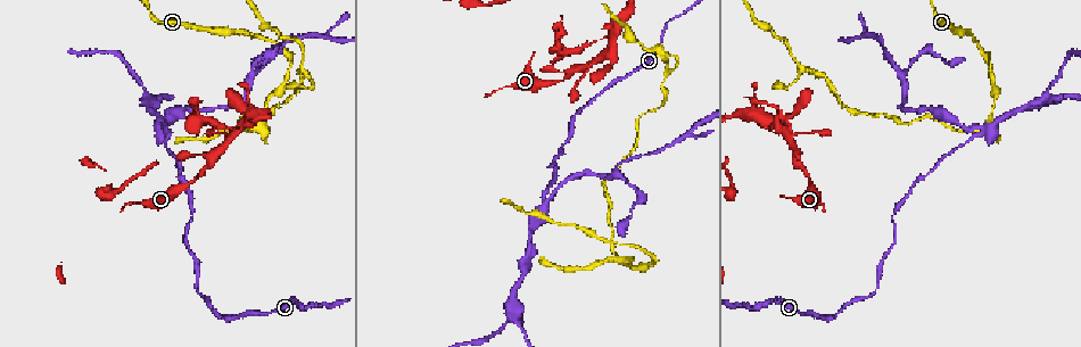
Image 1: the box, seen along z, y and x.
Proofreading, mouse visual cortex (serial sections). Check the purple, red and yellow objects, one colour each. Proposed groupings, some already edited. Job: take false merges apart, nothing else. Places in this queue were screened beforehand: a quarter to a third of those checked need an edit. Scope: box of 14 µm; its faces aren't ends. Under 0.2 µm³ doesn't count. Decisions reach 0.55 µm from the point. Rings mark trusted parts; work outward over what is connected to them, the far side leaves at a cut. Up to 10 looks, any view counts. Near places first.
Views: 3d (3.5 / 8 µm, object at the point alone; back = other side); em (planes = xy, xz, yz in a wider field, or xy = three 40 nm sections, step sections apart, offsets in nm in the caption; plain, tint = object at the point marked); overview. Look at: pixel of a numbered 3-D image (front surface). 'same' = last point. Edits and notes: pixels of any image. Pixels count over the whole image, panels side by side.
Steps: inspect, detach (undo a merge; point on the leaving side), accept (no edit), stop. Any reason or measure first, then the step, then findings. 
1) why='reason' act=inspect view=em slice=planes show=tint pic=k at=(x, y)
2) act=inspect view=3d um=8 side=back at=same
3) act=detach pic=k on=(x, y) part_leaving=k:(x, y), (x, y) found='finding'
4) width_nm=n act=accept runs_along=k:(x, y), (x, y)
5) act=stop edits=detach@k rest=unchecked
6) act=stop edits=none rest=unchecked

why='thick turns thin' act=inspect view=3d um=3.5 pic=1 at=(770, 128)

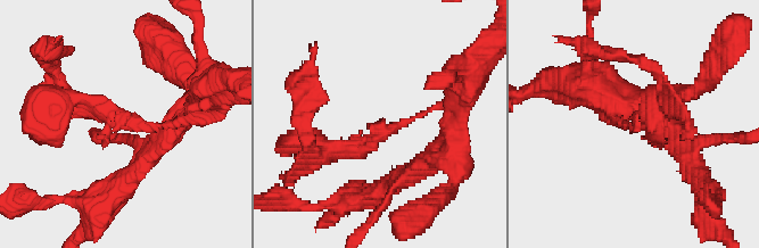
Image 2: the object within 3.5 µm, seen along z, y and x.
act=inspect view=em slice=xy step=1 show=tint pic=2 at=(137, 121)

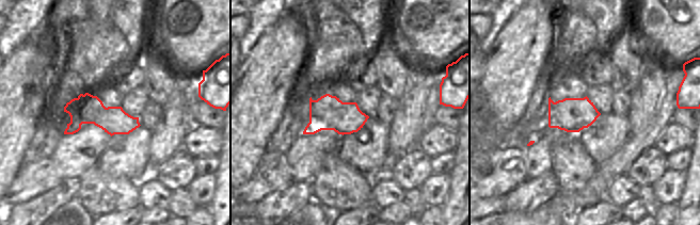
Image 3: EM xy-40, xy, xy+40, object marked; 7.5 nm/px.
act=detach pic=2 on=(102, 114) part_leaving=2:(137, 122), (71, 98), (42, 122) found='a second cell is stuck on'

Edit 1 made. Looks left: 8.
why='thick turns thin' act=inspect view=3d um=3.5 side=back pic=1 at=(581, 230)

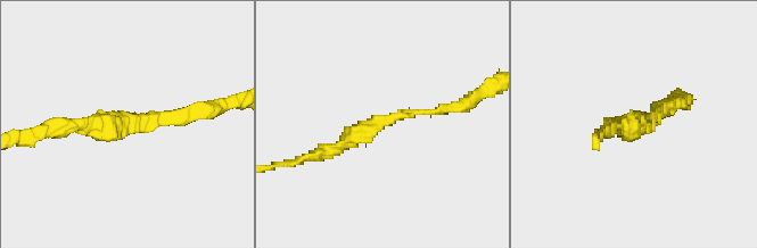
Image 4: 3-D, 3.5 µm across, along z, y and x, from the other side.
act=inspect view=em slice=xy step=2 show=plain pic=4 at=(388, 118)

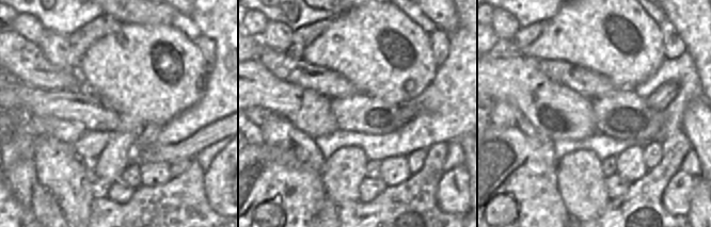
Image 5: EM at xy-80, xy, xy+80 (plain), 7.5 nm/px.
act=inspect view=em slice=xy step=2 show=tint at=same

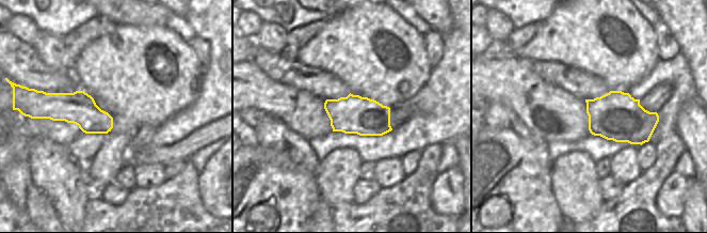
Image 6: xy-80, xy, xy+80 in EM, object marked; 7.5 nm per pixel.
act=accept found='all the same cell'

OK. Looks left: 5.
why='thin neck' act=inspect view=3d um=8 pic=1 at=(989, 62)

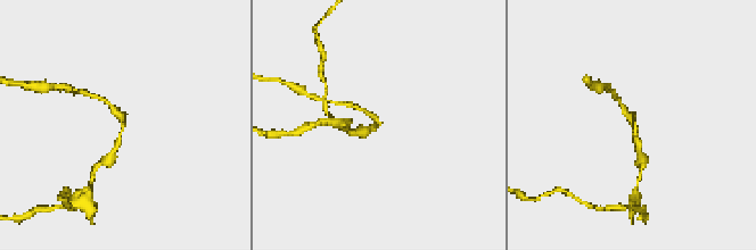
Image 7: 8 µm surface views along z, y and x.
act=inspect view=3d um=3.5 pic=7 at=(634, 121)

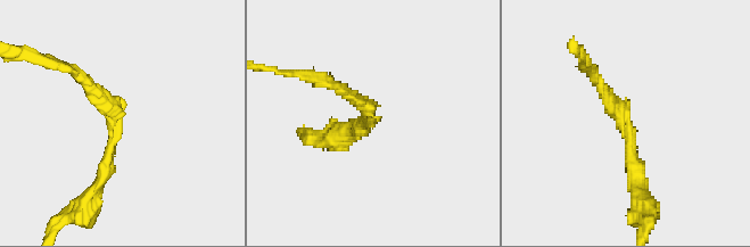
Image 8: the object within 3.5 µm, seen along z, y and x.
act=inspect view=em slice=xy step=2 show=tint pic=8 at=(117, 126)

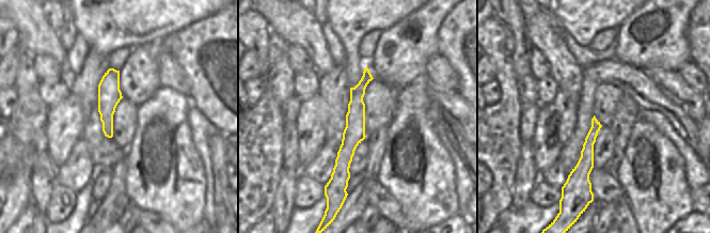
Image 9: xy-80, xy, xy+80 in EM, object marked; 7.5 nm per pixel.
arm_widths_nm=150,200 act=detach pic=8 on=(102, 176) part_leaving=8:(116, 124), (105, 173), (74, 214) found='a second cell is stuck on'

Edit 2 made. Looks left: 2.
why='thin neck' act=inspect view=3d um=3.5 pic=1 at=(530, 253)

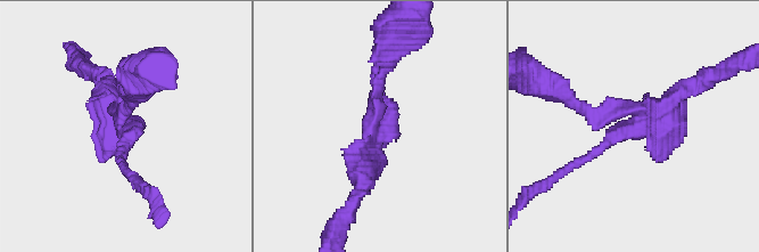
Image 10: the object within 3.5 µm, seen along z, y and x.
act=inspect view=em slice=xy step=2 show=tint pic=10 at=(377, 132)

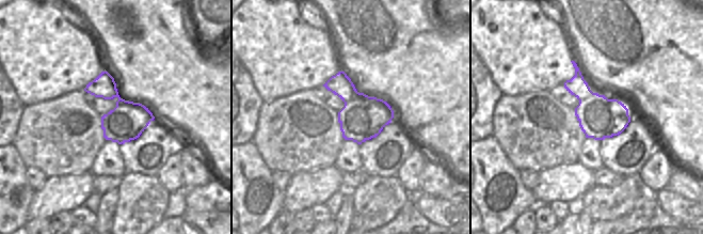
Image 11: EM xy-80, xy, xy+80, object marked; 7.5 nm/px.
act=detach pic=10 on=(674, 104) part_leaving=10:(642, 118), (590, 114), (549, 89) found='two cells meet here'

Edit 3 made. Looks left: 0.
act=stop edits=detach@2,detach@8,detach@10 rest=unchecked

